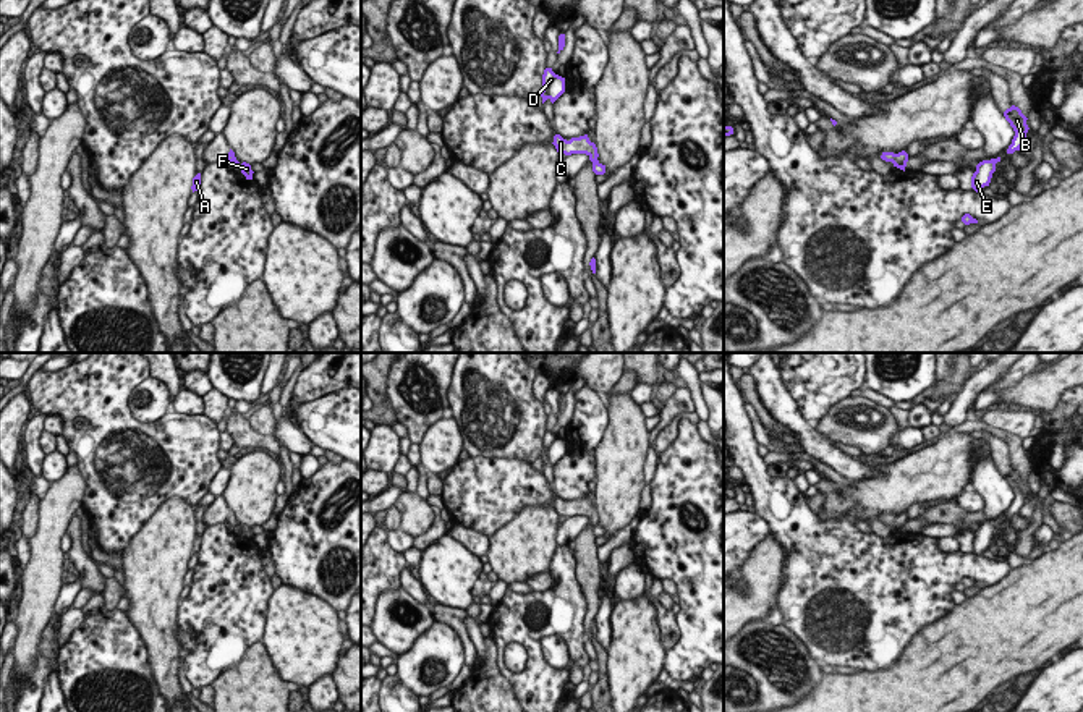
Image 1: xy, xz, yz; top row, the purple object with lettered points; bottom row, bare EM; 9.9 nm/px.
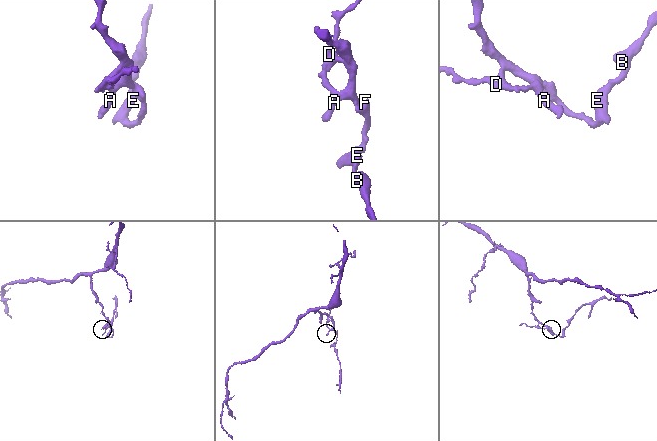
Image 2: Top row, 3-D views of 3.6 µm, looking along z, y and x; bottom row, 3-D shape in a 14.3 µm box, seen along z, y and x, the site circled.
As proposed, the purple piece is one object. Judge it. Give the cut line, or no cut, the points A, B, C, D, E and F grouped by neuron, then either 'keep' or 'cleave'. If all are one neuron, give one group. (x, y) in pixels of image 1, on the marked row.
cut none; groups A B C D E F; keep

